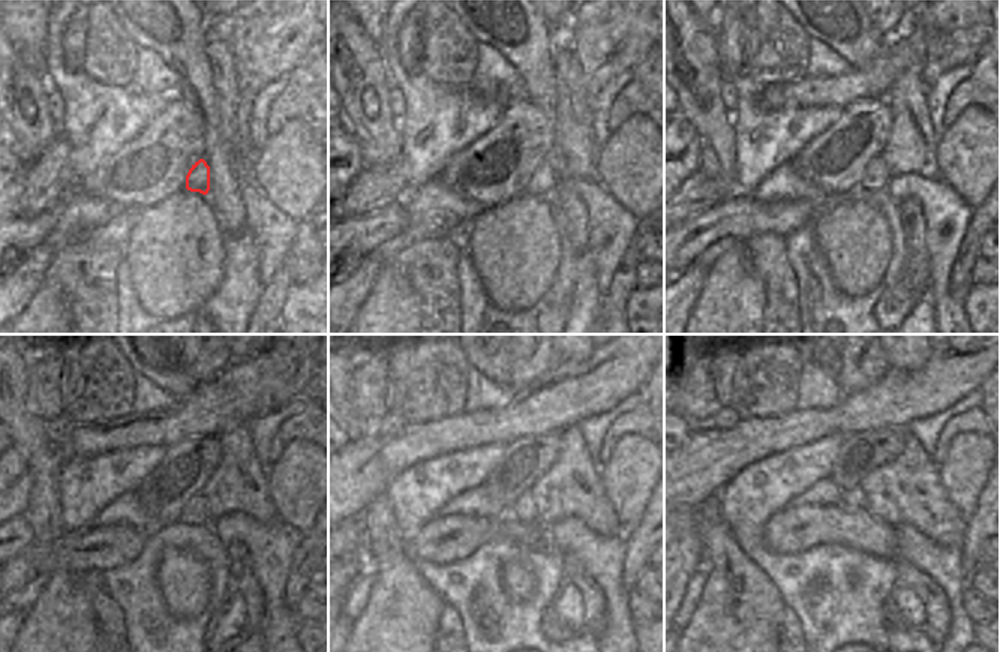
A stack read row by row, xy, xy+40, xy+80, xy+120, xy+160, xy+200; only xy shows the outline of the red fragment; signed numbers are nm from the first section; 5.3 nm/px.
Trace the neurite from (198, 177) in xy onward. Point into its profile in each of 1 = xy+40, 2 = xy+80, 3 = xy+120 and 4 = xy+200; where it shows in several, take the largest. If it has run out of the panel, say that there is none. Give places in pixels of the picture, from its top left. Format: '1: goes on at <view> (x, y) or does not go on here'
1: goes on at xy+40 (541, 183)
2: goes on at xy+80 (876, 177)
3: goes on at xy+120 (194, 513)
4: goes on at xy+200 (850, 501)

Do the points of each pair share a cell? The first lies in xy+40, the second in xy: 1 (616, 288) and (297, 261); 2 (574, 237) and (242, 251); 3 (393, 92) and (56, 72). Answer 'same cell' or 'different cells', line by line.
1: different cells
2: different cells
3: different cells

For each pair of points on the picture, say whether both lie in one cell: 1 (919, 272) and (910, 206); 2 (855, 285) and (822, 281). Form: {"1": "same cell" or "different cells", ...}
{"1": "same cell", "2": "different cells"}

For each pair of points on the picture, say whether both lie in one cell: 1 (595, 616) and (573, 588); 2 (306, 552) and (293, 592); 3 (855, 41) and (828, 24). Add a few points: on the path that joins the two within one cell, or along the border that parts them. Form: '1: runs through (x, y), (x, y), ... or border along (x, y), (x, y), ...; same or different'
1: runs through (592, 609), (580, 595); same
2: runs through (305, 562), (297, 582); same
3: runs through (849, 35), (838, 24), (834, 24); same

